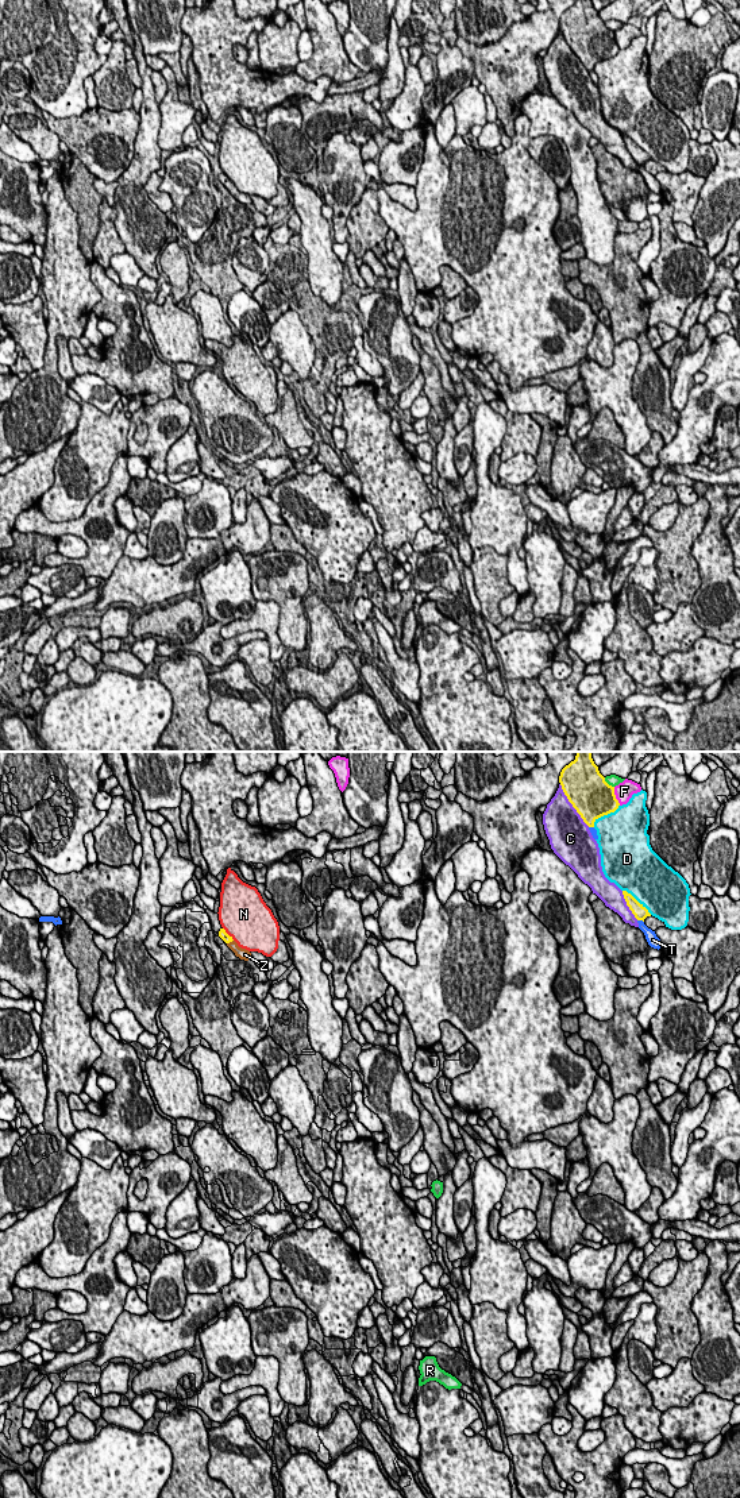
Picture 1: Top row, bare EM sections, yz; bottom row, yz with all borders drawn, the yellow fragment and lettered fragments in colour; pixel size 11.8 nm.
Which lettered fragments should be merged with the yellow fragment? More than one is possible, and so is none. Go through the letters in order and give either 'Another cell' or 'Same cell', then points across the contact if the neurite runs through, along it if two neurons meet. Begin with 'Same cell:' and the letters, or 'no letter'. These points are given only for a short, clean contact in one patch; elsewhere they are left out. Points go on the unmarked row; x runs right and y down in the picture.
Same cell: Z
C: Another cell
D: Another cell
F: Another cell
N: Another cell
R: Another cell
T: Another cell
Z: Same cell. Path across: yz (222, 177), (230, 185), (245, 199)

